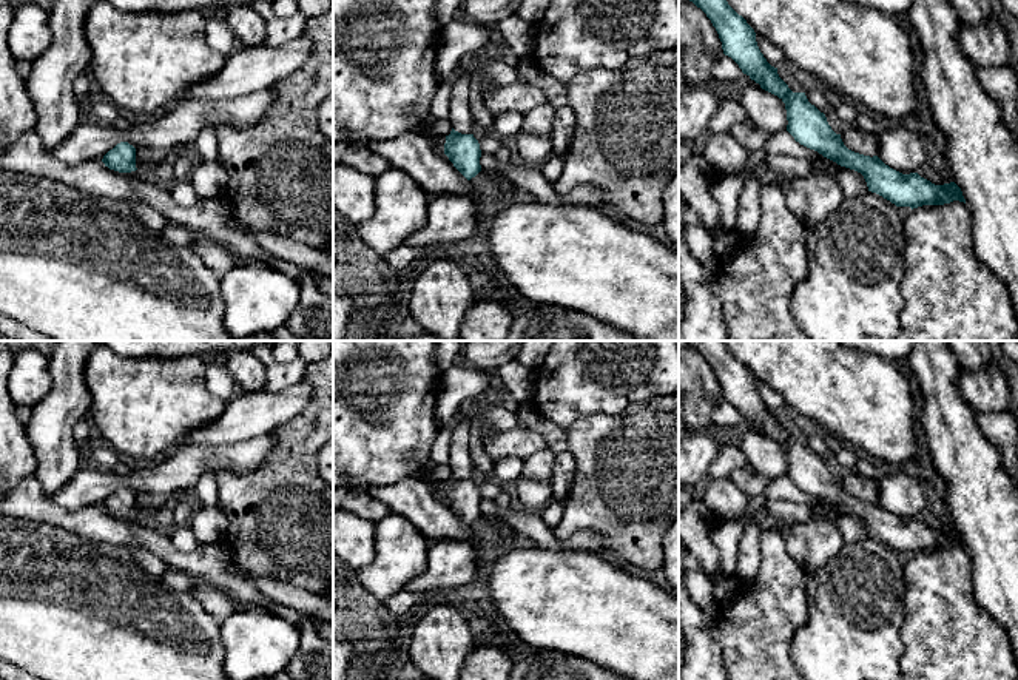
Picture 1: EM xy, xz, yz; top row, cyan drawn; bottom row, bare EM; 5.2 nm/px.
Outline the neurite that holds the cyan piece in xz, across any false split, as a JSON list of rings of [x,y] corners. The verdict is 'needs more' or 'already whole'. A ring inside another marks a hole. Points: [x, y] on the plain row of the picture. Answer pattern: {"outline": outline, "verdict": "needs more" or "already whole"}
{"outline": [[[452,473],[446,481],[444,500],[467,526],[481,517],[481,495],[474,480],[461,480]]], "verdict": "already whole"}

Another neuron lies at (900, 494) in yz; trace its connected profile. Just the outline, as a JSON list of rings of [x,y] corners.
[[[890,469],[878,487],[878,503],[902,520],[916,518],[927,507],[922,487],[904,469]]]

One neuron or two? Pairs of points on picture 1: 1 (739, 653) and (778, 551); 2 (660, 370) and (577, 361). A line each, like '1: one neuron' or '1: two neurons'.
1: one neuron
2: one neuron

